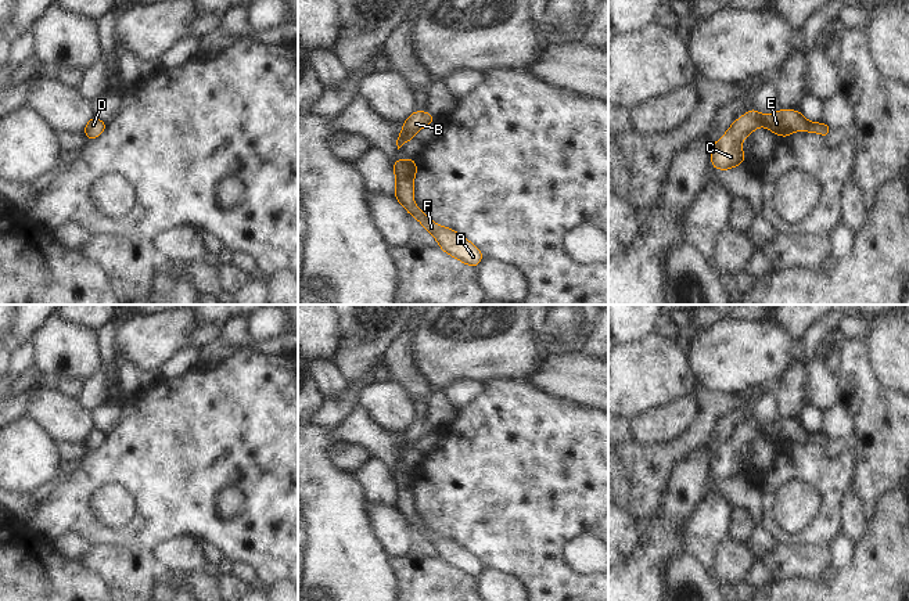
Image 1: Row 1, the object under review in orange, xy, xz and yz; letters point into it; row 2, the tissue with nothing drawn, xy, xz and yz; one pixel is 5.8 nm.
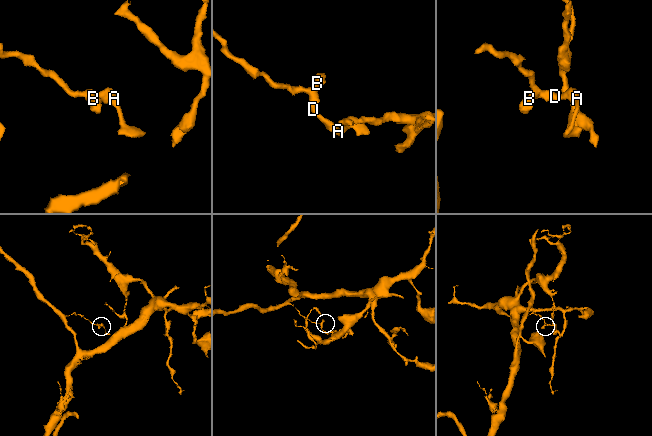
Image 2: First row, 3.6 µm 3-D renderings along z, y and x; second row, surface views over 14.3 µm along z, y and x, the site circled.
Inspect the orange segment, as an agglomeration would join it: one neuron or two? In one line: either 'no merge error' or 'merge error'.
no merge error

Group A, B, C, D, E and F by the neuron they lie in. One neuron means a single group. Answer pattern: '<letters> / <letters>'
A B C D E F

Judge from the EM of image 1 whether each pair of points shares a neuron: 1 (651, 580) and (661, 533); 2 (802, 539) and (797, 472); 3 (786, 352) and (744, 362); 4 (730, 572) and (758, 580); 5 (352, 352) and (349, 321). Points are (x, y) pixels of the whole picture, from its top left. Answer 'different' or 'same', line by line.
1: same
2: same
3: same
4: different
5: same

